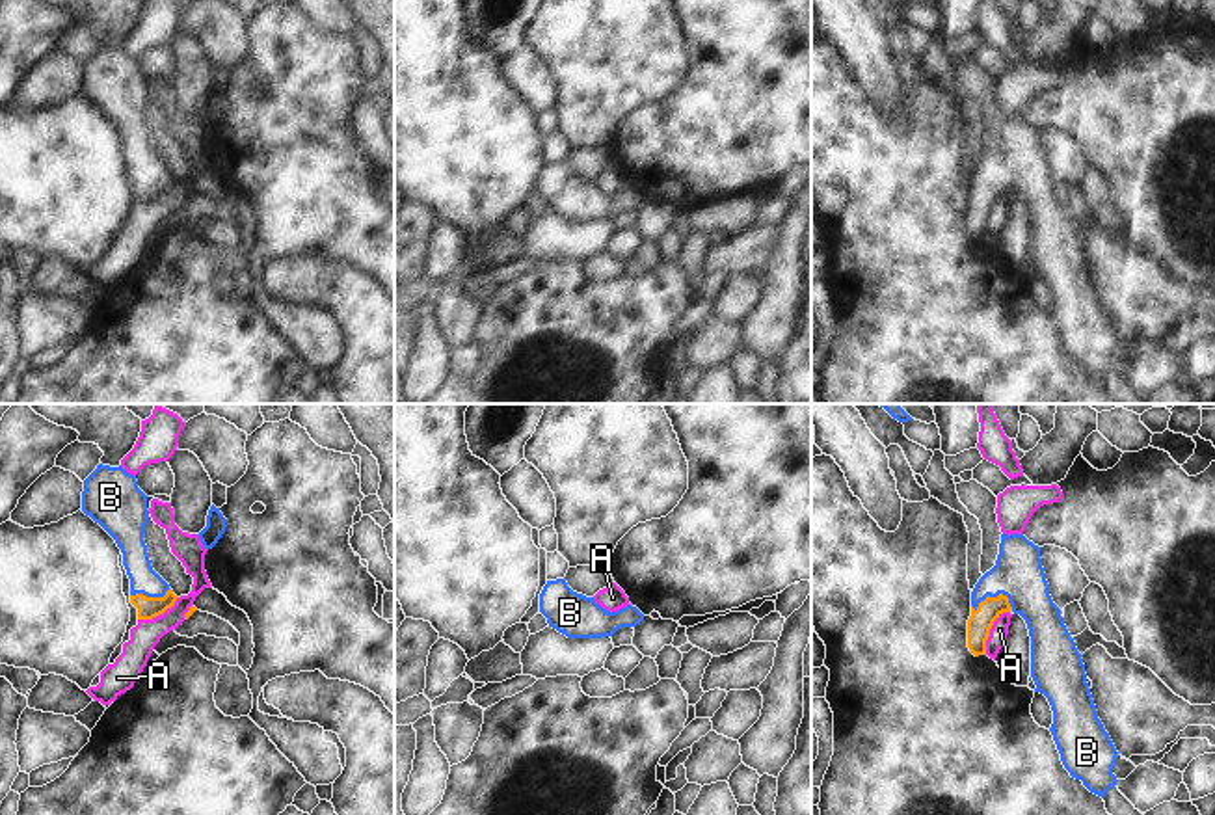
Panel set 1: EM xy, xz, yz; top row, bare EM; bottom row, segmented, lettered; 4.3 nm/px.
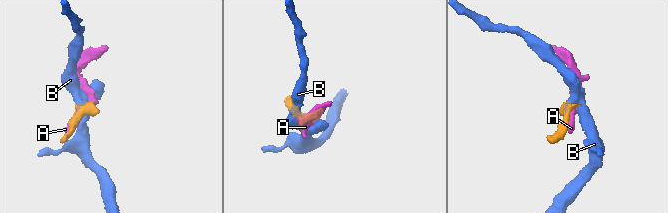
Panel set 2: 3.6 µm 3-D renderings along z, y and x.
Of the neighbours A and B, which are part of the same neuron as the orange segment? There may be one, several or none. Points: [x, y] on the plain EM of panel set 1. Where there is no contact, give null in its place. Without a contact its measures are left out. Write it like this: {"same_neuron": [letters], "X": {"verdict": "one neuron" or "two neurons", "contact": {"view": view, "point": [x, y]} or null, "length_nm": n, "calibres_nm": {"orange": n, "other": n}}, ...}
{"same_neuron": ["B"], "A": {"verdict": "two neurons", "contact": {"view": "yz", "point": [990, 211]}, "length_nm": 220, "calibres_nm": {"orange": 110, "other": 80}}, "B": {"verdict": "one neuron", "contact": {"view": "yz", "point": [998, 179]}, "length_nm": 180, "calibres_nm": {"orange": 110, "other": 220}}}

